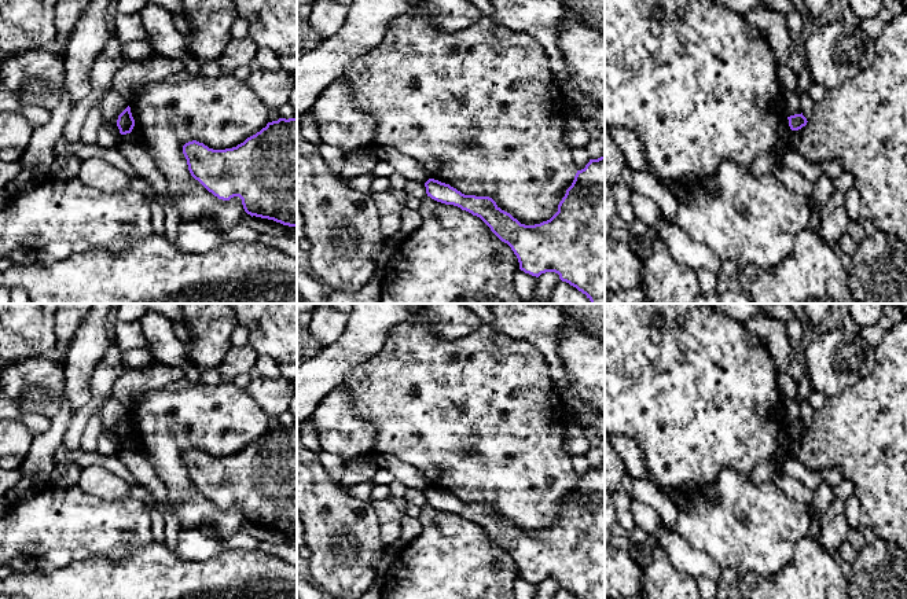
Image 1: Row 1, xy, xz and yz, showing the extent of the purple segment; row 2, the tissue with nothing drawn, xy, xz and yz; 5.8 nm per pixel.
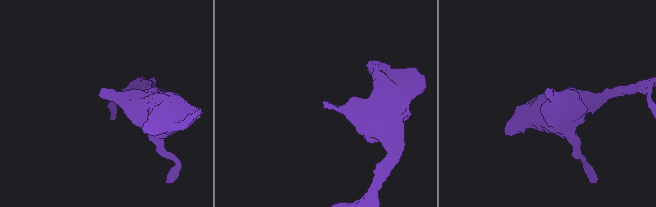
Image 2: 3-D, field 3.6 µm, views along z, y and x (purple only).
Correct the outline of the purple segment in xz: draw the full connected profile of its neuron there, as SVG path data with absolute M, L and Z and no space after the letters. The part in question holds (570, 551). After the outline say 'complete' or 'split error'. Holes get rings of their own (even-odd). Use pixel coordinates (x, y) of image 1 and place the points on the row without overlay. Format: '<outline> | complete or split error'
M605 463L590 467L584 477L577 478L558 512L558 519L550 528L535 533L521 532L489 504L464 503L434 486L429 486L425 495L432 507L480 525L502 550L511 555L519 577L525 581L539 585L541 581L555 580L562 589L579 599L605 599Z | complete

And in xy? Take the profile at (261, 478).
M297 426L268 430L232 456L213 457L192 448L183 453L183 462L191 484L219 507L239 504L251 525L297 536Z | complete

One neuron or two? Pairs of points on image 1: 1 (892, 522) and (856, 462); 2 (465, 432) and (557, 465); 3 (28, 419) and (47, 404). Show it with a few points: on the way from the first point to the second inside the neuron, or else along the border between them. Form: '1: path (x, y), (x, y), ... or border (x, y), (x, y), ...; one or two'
1: path (892, 507), (892, 498), (871, 477); one
2: path (488, 432), (528, 465), (533, 465); one
3: border (22, 408), (39, 412), (50, 419); two

